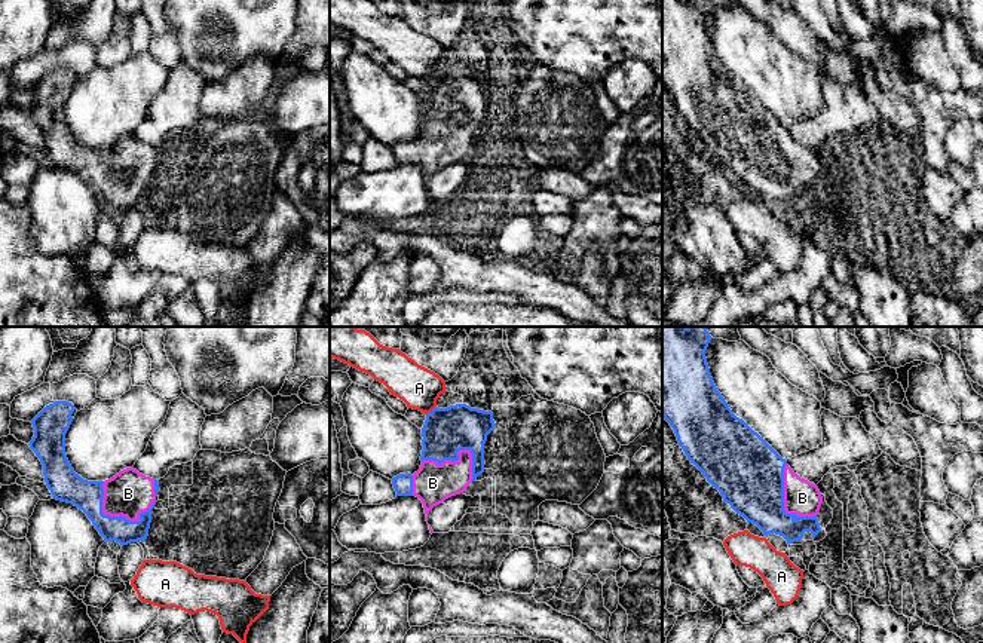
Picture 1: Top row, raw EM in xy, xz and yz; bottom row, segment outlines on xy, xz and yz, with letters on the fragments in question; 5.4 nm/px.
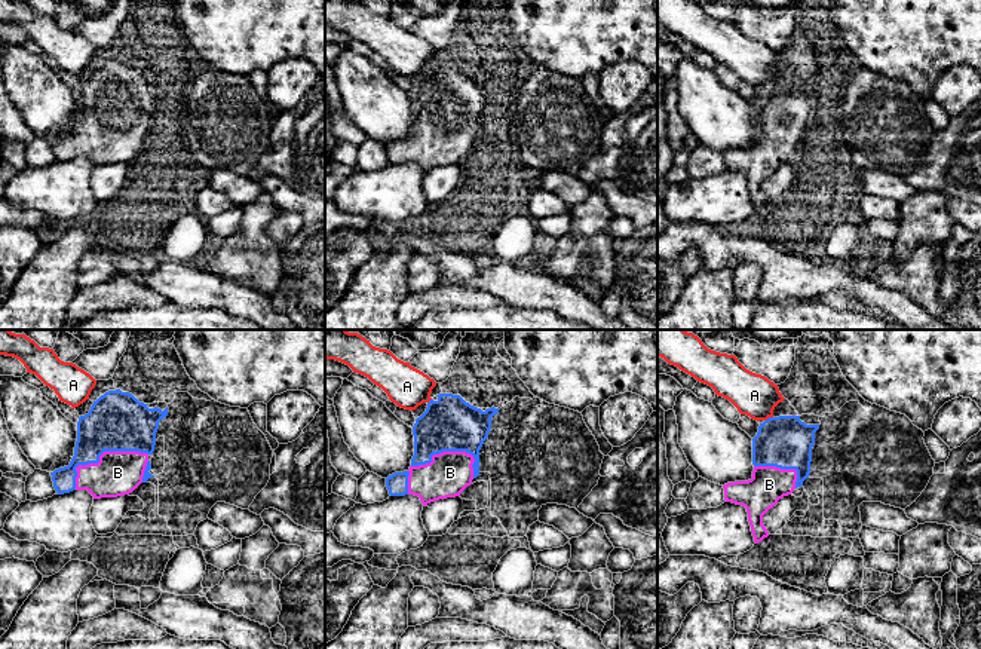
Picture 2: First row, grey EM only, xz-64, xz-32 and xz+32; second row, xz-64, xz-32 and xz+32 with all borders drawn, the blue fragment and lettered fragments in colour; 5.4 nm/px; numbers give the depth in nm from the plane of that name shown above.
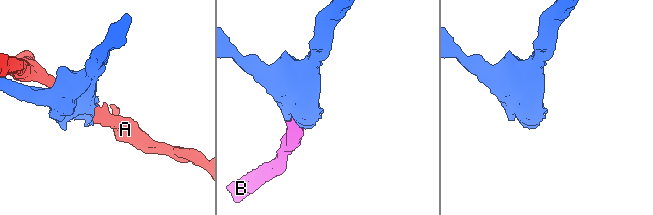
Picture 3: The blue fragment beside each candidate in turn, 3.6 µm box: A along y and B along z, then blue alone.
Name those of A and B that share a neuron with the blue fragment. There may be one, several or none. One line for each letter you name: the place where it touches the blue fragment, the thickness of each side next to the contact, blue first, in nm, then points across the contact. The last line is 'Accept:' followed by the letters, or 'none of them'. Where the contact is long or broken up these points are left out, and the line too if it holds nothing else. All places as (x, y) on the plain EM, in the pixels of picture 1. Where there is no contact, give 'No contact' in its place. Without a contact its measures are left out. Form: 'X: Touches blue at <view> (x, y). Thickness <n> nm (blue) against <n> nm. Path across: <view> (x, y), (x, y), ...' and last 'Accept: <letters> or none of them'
B: Touches blue at xy (121, 183). Thickness 160 nm (blue) against 240 nm
Accept: B

